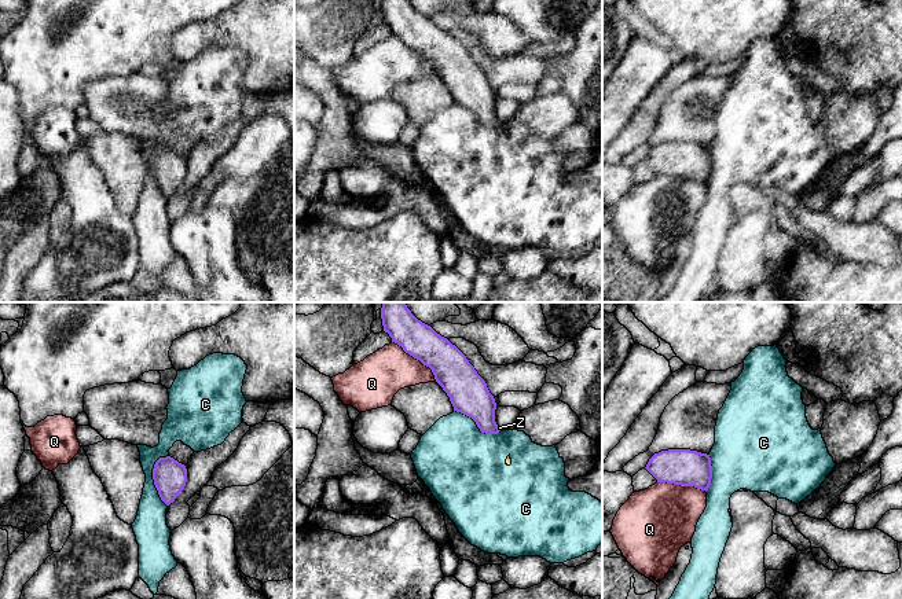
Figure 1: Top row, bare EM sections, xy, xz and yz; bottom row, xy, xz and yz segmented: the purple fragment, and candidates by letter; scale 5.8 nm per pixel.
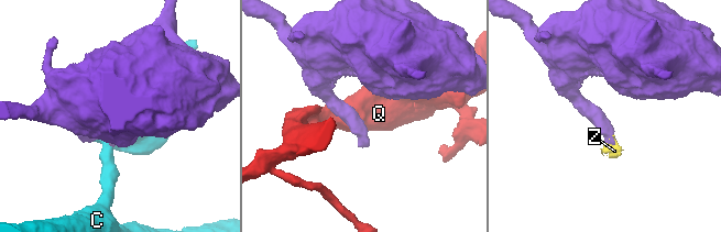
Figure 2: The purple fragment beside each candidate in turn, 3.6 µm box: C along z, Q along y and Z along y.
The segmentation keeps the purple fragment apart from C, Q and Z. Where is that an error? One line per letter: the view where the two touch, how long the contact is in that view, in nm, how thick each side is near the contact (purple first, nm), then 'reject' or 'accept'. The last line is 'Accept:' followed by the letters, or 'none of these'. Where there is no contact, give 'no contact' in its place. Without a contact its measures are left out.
C: xy | 300 nm | 200/180 nm | reject
Q: xz | 360 nm | 220/280 nm | reject
Z: xz | 30 nm | 220/20 nm | accept
Accept: Z

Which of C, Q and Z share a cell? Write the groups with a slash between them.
C / Q / Z

